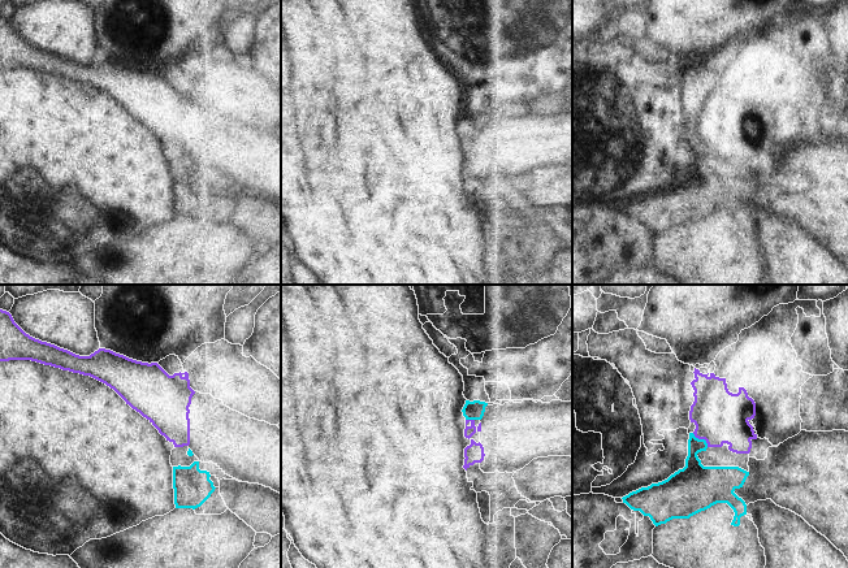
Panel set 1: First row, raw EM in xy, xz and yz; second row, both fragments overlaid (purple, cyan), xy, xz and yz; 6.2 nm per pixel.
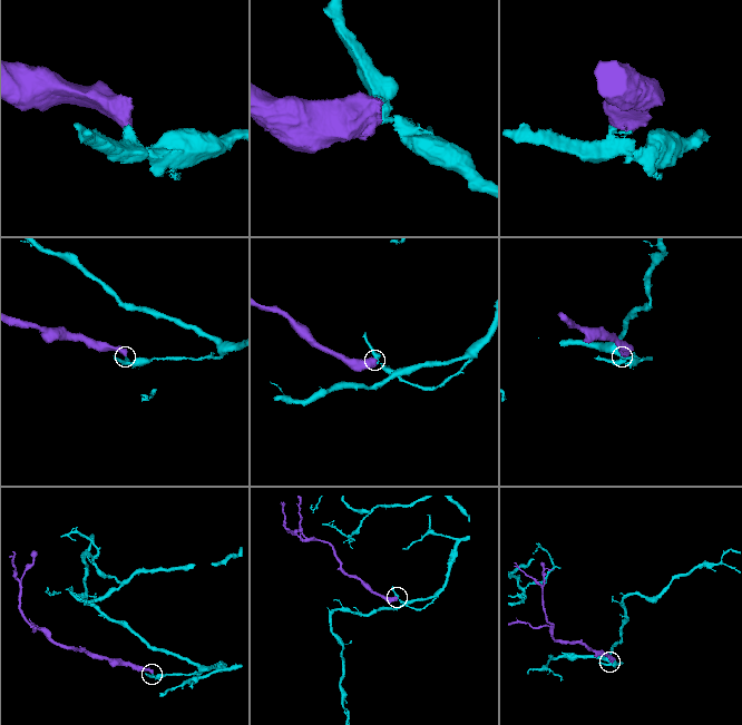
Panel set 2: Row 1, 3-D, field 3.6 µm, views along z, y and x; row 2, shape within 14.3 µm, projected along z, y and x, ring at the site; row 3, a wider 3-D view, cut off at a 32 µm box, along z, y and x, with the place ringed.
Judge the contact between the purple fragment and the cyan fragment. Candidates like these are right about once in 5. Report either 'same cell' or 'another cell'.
another cell

